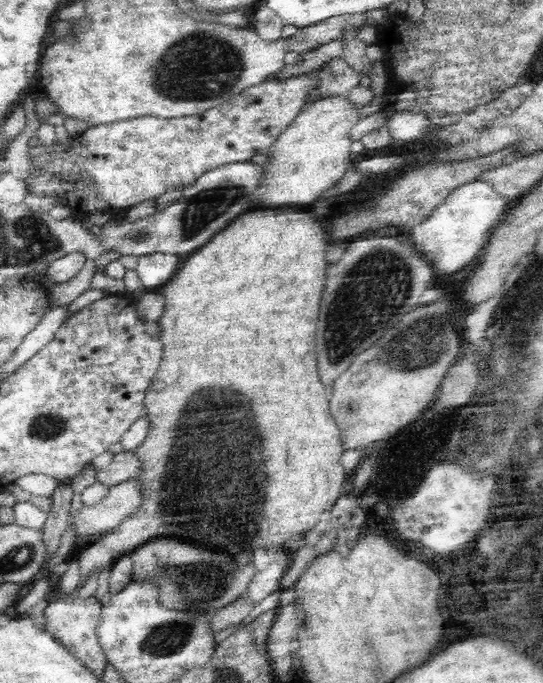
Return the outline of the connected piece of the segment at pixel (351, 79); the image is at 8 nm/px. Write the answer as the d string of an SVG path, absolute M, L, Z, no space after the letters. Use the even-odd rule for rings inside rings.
M332 60L323 66L325 75L319 76L315 92L320 97L346 97L350 90L359 84L360 76L345 60Z

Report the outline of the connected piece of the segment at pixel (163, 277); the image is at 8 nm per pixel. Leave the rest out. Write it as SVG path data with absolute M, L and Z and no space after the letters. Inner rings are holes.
M155 252L138 257L135 268L147 291L160 291L180 266L177 254Z

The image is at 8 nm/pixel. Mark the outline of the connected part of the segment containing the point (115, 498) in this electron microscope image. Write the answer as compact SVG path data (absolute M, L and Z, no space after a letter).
M127 480L111 486L100 504L82 504L73 520L71 517L68 520L68 525L72 521L75 524L77 546L84 543L83 538L90 539L92 535L118 526L128 514L139 507L140 503L141 494L137 482Z

